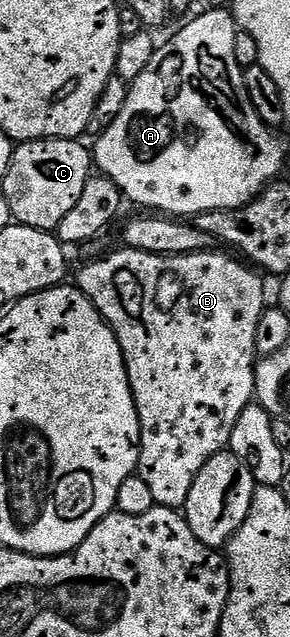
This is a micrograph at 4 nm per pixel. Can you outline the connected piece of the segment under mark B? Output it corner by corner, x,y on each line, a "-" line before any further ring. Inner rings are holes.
119,249
120,251
112,251
109,255
104,255
101,259
96,259
93,263
88,263
80,271
80,280
78,286
81,293
92,302
100,311
100,316
112,326
113,333
118,337
118,345
124,354
124,364
128,370
128,380
130,381
130,389
134,397
134,405
138,409
138,421
140,422
140,466
138,473
142,477
142,481
146,481
146,486
150,488
150,493
154,497
157,507
171,507
173,509
183,508
186,497
190,493
190,485
194,485
194,477
198,477
198,473
202,473
202,465
206,465
206,461
210,461
210,457
214,457
219,451
225,450
232,442
232,434
234,433
234,425
238,421
238,417
242,417
242,409
246,409
253,402
256,394
256,364
258,356
256,346
254,345
254,336
258,333
258,317
262,317
266,306
264,300
264,283
255,275
257,272
251,266
245,265
239,258
233,257
231,254
223,255
220,249
211,251
199,251
198,253
190,253
189,255
155,255
154,253
142,253
141,251
130,251
127,249

